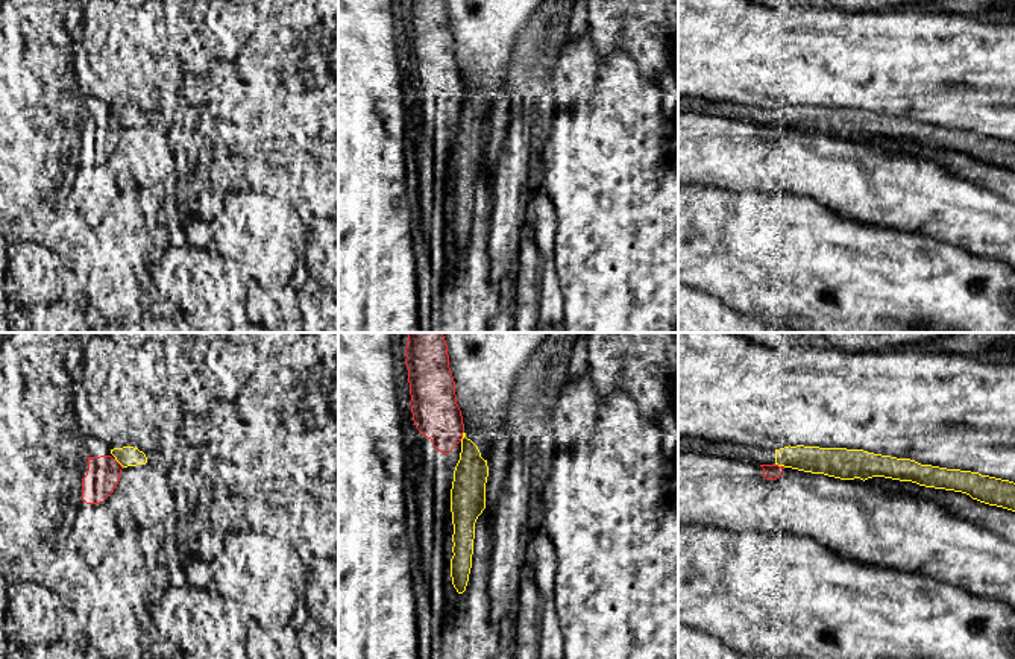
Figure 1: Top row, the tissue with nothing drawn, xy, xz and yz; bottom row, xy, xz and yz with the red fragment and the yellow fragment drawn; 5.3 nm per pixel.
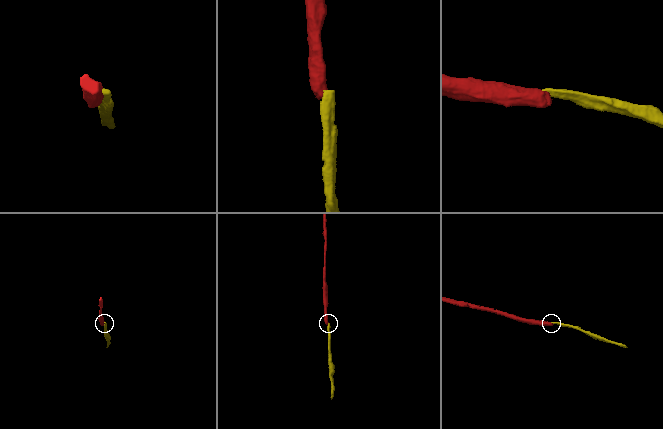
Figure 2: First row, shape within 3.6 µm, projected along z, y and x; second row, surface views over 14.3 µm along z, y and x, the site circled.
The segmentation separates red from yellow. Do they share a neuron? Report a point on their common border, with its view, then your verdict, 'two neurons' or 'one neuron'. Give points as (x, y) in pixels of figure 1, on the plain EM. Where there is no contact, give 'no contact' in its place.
xz (461, 96) | two neurons

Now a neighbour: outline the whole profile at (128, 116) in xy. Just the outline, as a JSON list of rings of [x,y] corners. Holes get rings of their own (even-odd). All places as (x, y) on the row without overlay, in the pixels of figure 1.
[[[134,106],[114,108],[111,114],[123,128],[147,123],[146,114]]]

